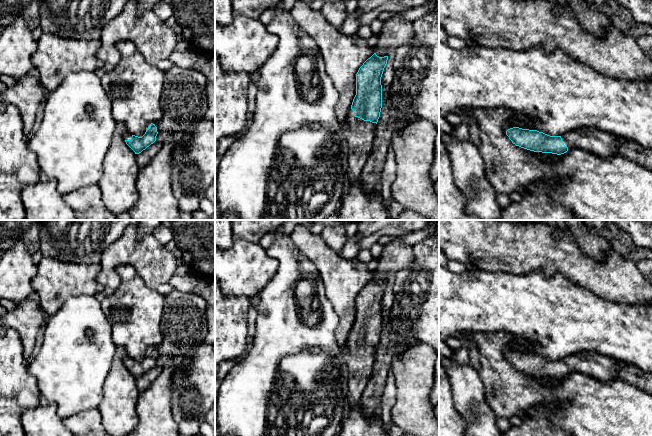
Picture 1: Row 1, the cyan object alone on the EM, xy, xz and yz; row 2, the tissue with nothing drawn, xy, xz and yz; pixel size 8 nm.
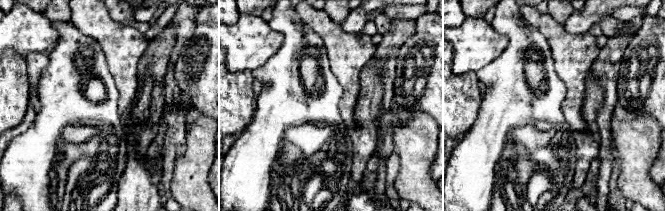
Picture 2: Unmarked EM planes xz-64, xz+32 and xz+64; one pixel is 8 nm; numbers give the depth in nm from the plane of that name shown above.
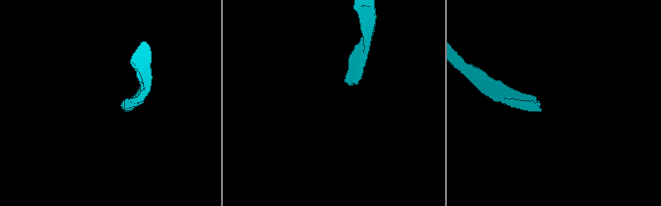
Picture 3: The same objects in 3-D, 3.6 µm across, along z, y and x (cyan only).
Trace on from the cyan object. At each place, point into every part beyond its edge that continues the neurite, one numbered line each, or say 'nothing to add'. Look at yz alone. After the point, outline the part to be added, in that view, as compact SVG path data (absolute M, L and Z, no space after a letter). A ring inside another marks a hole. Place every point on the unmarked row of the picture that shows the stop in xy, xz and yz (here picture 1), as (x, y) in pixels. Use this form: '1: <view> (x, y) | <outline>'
1: yz (602, 368) | M582 352L561 359L568 374L579 372L600 382L613 382L619 379L618 362L607 356Z

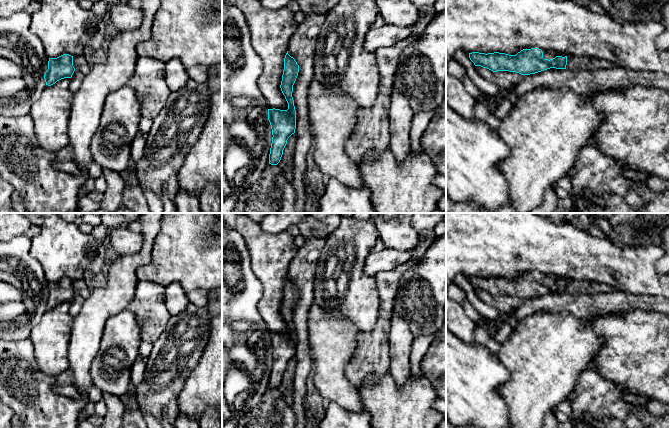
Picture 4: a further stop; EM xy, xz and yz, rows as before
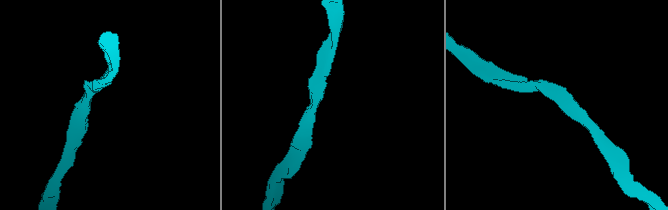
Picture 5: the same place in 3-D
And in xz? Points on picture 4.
nothing to add

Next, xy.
nothing to add

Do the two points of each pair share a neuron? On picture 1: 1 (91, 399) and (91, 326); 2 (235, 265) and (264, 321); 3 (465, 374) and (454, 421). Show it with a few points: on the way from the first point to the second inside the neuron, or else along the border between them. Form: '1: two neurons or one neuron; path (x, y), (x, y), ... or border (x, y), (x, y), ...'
1: one neuron; path (91, 381), (91, 344)
2: two neurons; border (252, 296), (250, 298)
3: two neurons; border (451, 387), (454, 408), (467, 425)

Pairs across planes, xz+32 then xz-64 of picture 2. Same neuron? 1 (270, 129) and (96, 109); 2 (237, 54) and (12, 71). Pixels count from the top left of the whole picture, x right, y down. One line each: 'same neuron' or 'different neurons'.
1: same neuron
2: different neurons

